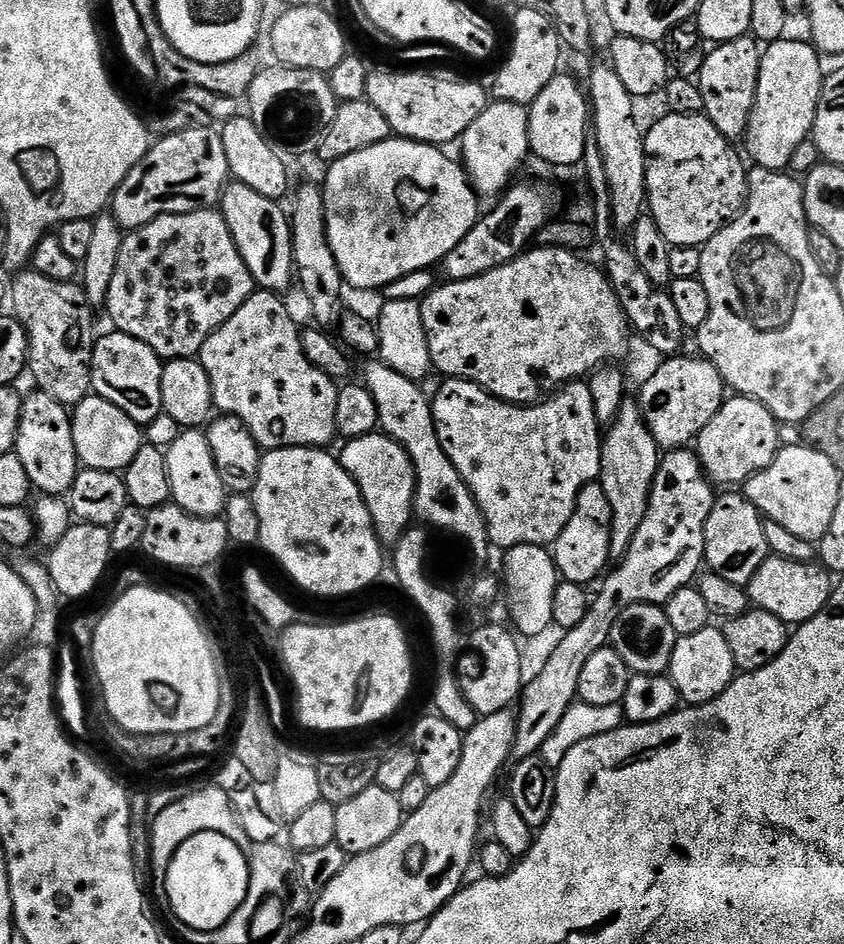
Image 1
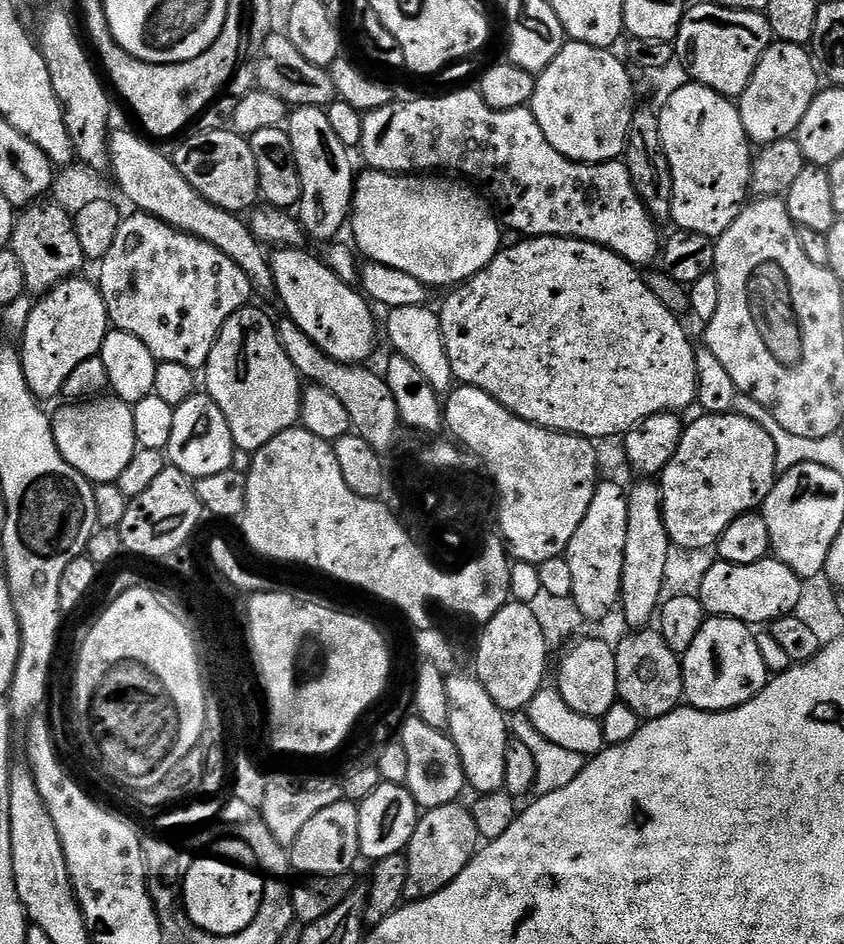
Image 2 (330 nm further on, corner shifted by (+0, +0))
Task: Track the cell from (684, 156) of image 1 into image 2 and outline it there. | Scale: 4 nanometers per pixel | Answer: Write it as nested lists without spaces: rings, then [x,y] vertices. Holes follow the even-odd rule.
[[[687,82],[681,88],[676,88],[668,96],[668,101],[664,104],[664,109],[659,109],[660,117],[660,137],[662,138],[662,146],[664,147],[664,163],[668,173],[668,179],[672,185],[672,215],[671,223],[676,223],[675,227],[682,232],[693,232],[694,234],[706,234],[707,236],[718,238],[724,233],[734,222],[734,218],[739,214],[741,205],[745,203],[748,192],[748,181],[750,178],[750,167],[752,152],[750,149],[750,141],[746,130],[742,126],[742,118],[740,117],[739,107],[729,97],[718,94],[714,90],[710,90],[706,86],[695,82]]]

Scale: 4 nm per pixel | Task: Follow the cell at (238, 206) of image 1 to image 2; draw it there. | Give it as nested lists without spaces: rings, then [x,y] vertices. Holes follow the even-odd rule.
[[[277,248],[270,256],[275,284],[275,295],[280,295],[284,303],[287,319],[294,321],[308,337],[317,344],[330,358],[343,364],[364,364],[376,348],[376,316],[373,305],[366,299],[363,291],[353,285],[342,282],[328,269],[319,255],[311,256],[304,248]]]

